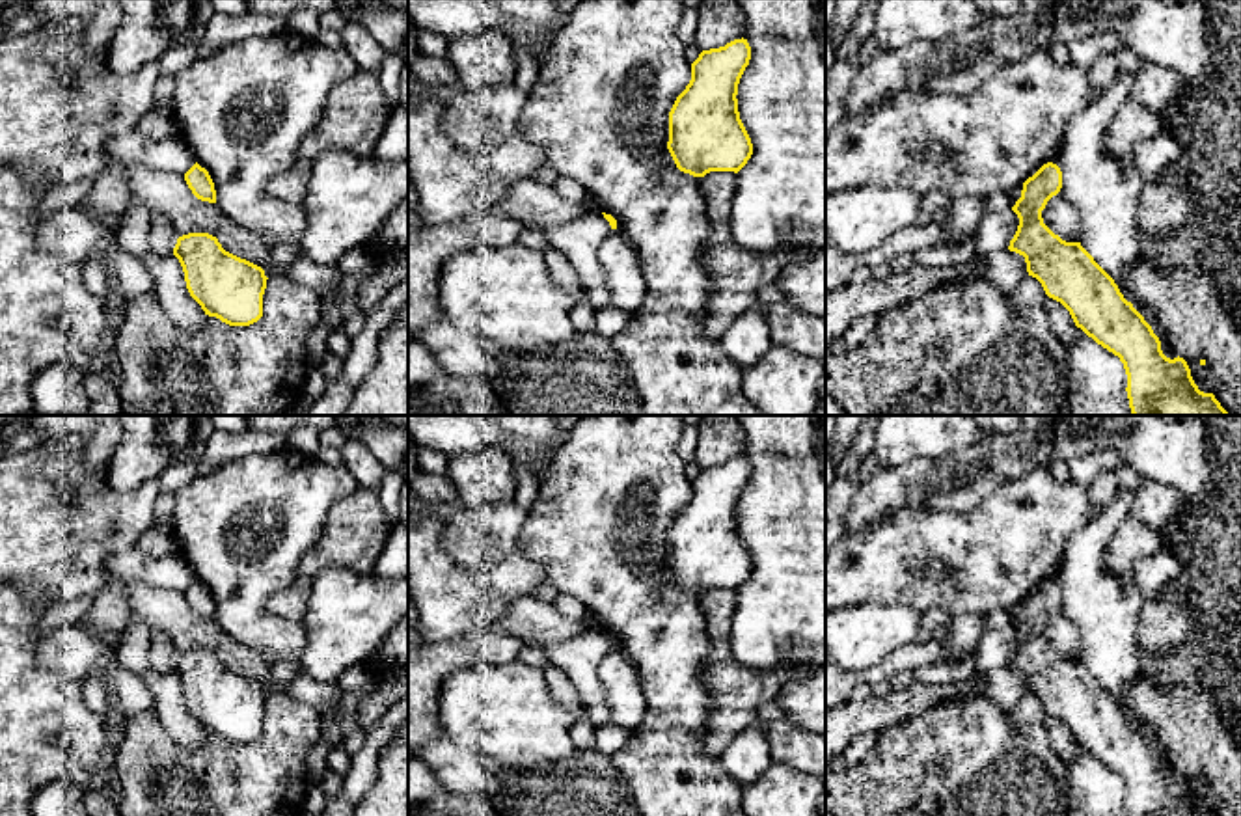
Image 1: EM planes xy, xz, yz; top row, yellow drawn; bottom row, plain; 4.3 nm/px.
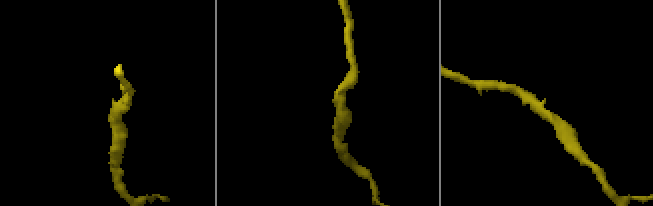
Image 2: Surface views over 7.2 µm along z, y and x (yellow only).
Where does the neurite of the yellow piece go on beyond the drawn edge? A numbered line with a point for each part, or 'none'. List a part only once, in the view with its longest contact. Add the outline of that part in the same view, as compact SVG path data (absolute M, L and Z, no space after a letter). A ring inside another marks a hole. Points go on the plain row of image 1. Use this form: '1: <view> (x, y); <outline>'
none

